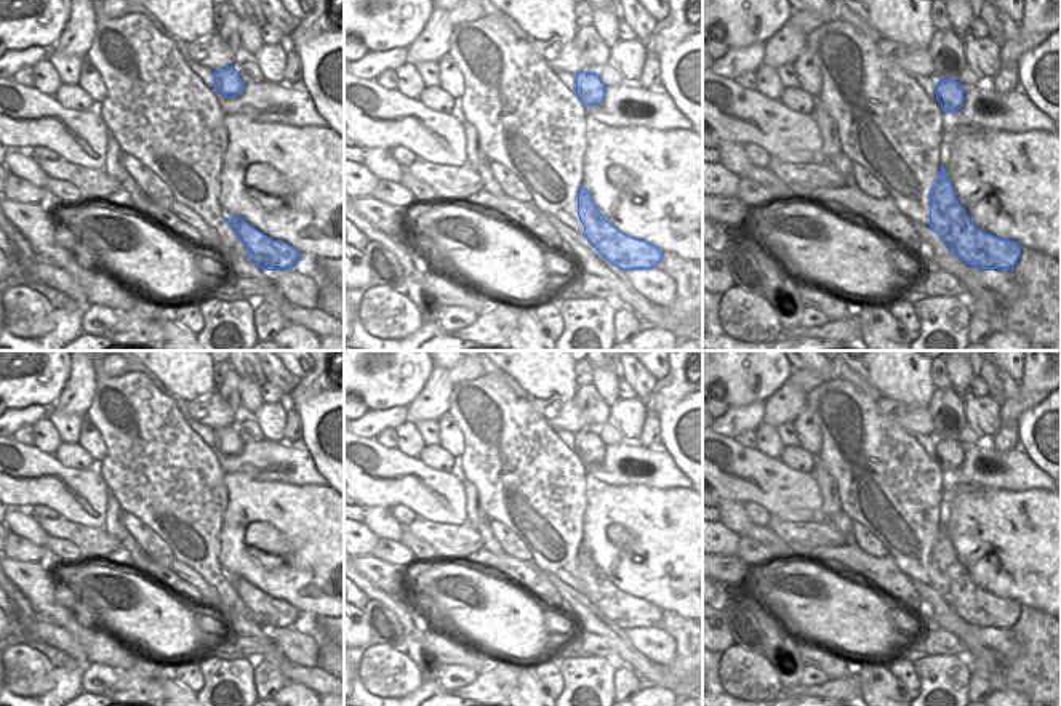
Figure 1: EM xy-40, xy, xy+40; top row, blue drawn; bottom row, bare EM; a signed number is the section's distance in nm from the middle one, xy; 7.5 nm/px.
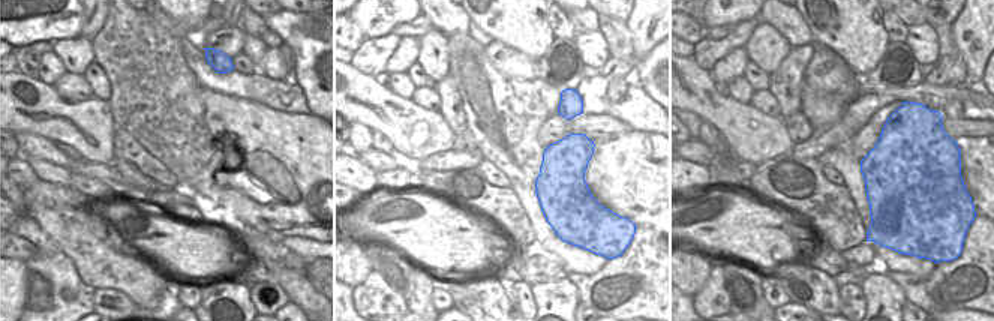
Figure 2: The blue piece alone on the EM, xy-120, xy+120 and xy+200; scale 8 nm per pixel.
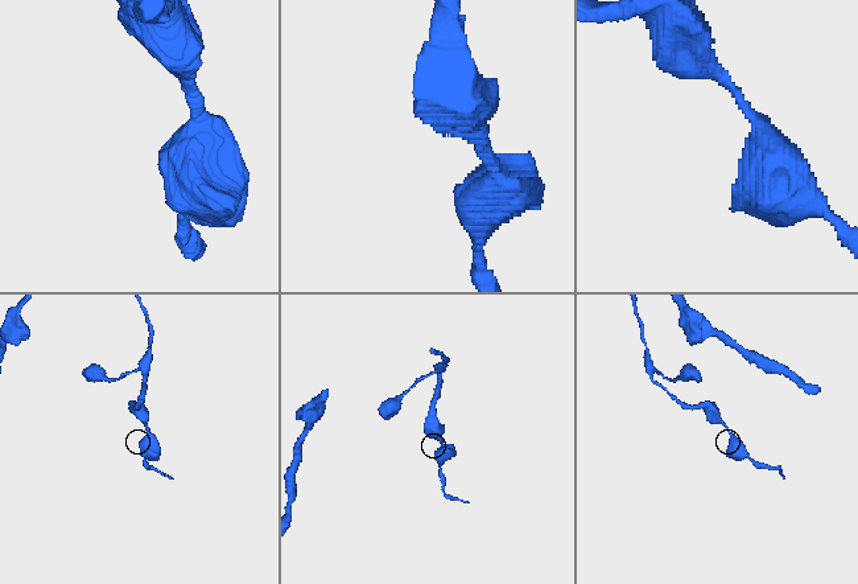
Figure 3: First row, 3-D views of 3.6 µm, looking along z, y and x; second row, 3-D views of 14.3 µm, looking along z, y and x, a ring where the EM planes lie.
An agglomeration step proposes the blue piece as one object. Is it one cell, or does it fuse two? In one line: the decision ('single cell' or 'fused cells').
single cell

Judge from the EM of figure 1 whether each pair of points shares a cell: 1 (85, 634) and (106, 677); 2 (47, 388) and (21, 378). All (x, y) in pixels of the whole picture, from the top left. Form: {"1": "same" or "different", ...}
{"1": "different", "2": "same"}

